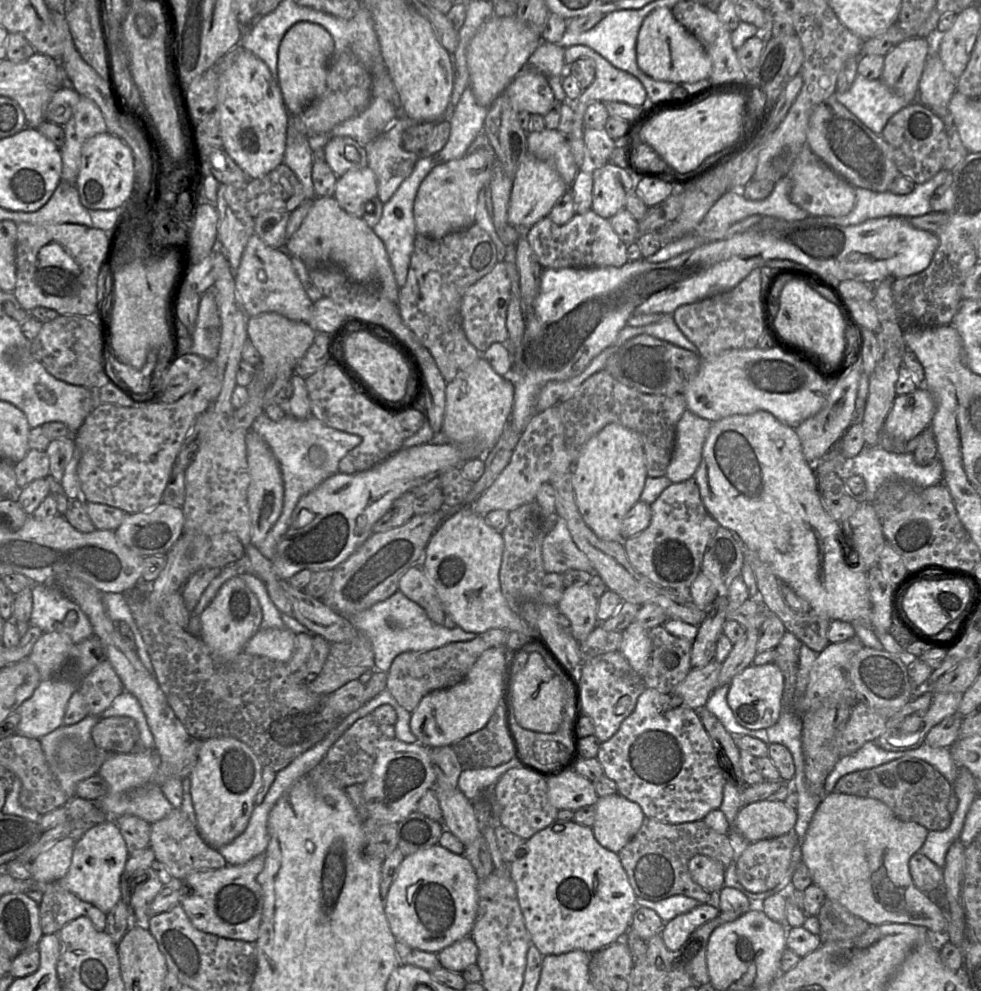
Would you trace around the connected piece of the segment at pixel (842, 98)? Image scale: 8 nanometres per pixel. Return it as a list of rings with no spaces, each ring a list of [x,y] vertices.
[[[856,76],[846,92],[836,90],[837,100],[871,131],[881,135],[887,121],[908,103],[886,86],[881,79],[867,80]]]

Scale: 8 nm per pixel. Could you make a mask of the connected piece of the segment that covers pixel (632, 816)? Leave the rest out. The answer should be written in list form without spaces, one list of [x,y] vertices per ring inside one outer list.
[[[619,793],[599,797],[595,805],[594,837],[604,848],[619,853],[640,829],[645,815],[642,808]]]

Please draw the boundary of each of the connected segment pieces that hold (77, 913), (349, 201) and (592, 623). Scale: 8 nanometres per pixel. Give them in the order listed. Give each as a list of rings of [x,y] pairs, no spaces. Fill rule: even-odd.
[[[49,888],[44,892],[38,907],[43,935],[57,934],[66,924],[79,917],[88,918],[97,931],[106,929],[105,913],[61,888]]]
[[[370,167],[351,169],[337,178],[334,197],[347,213],[362,218],[365,203],[378,194],[377,180]]]
[[[588,583],[565,588],[558,608],[569,621],[571,633],[577,642],[584,641],[599,624],[598,601]]]

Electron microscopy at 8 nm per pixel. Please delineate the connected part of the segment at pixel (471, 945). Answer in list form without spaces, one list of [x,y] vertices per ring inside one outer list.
[[[466,936],[437,953],[440,966],[461,973],[468,966],[476,964],[478,947],[472,937]]]

